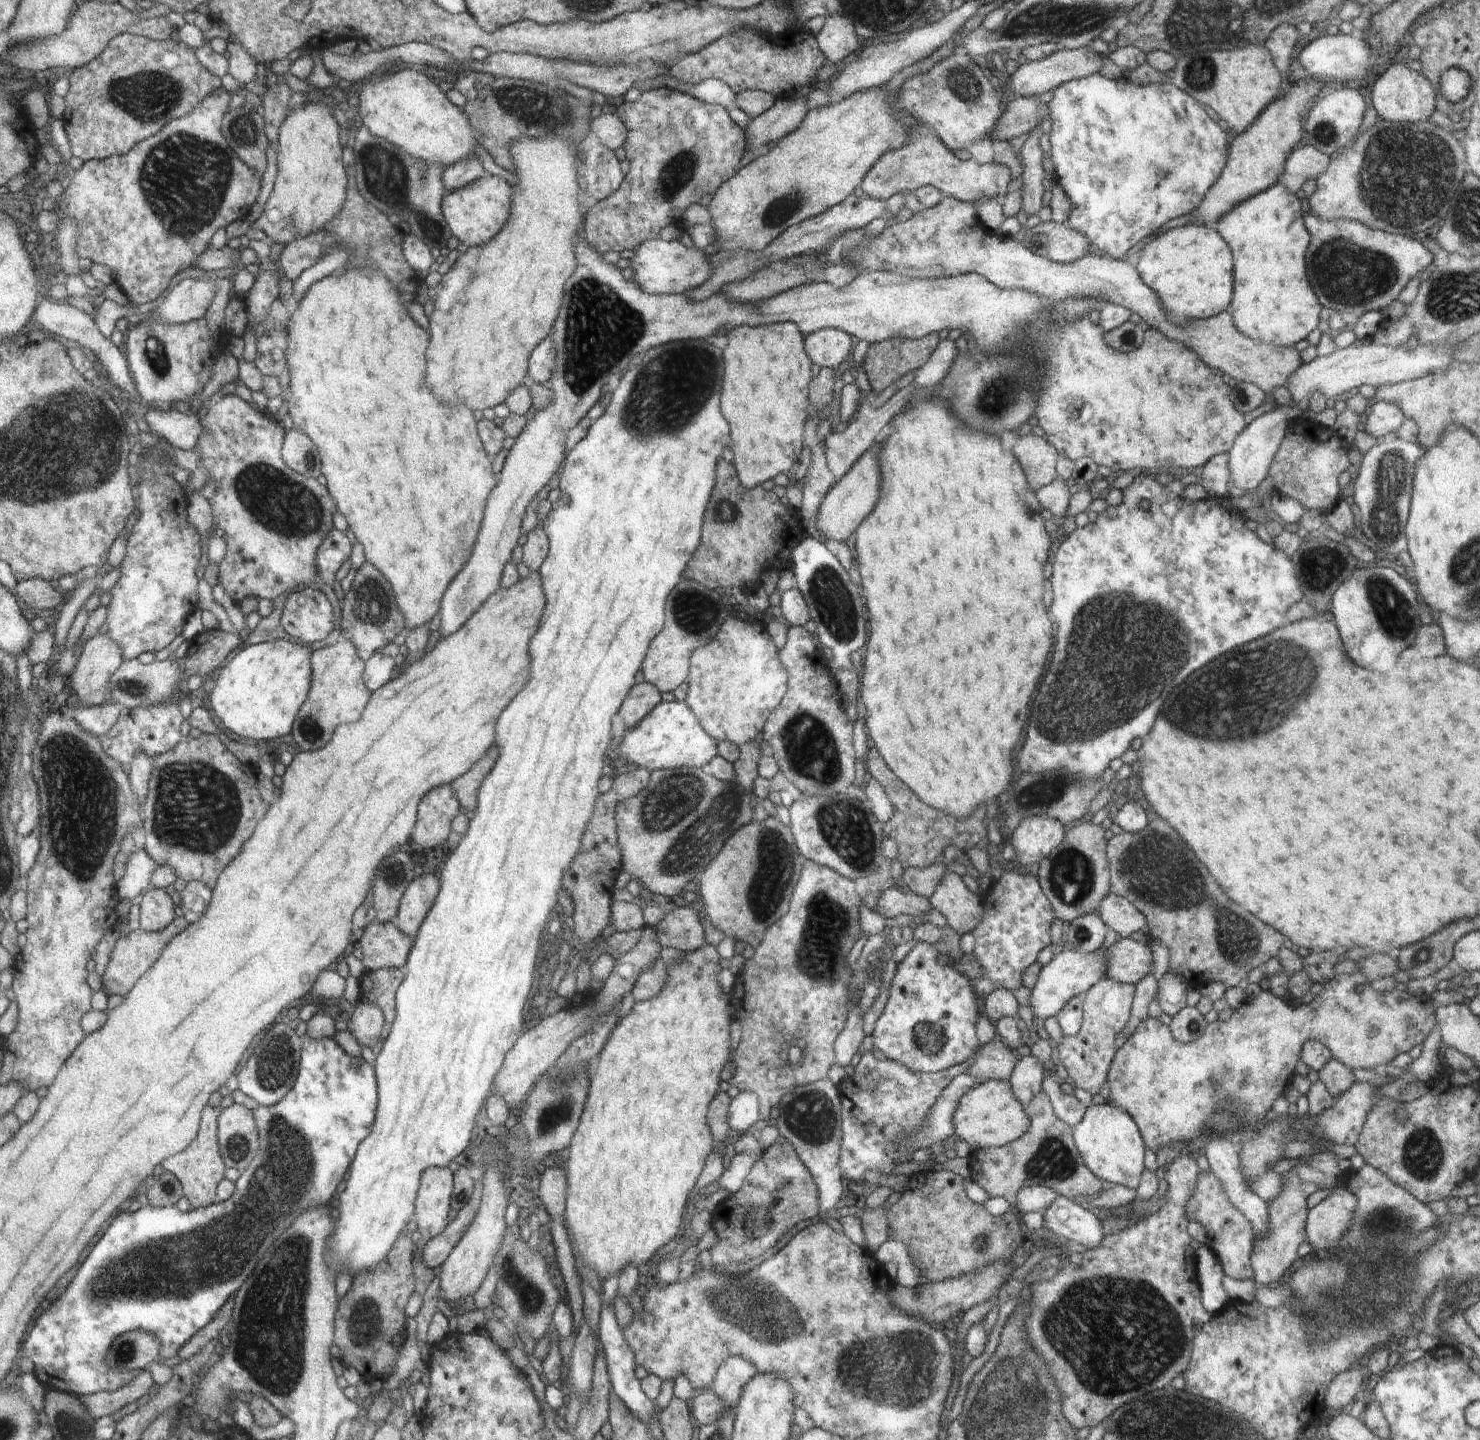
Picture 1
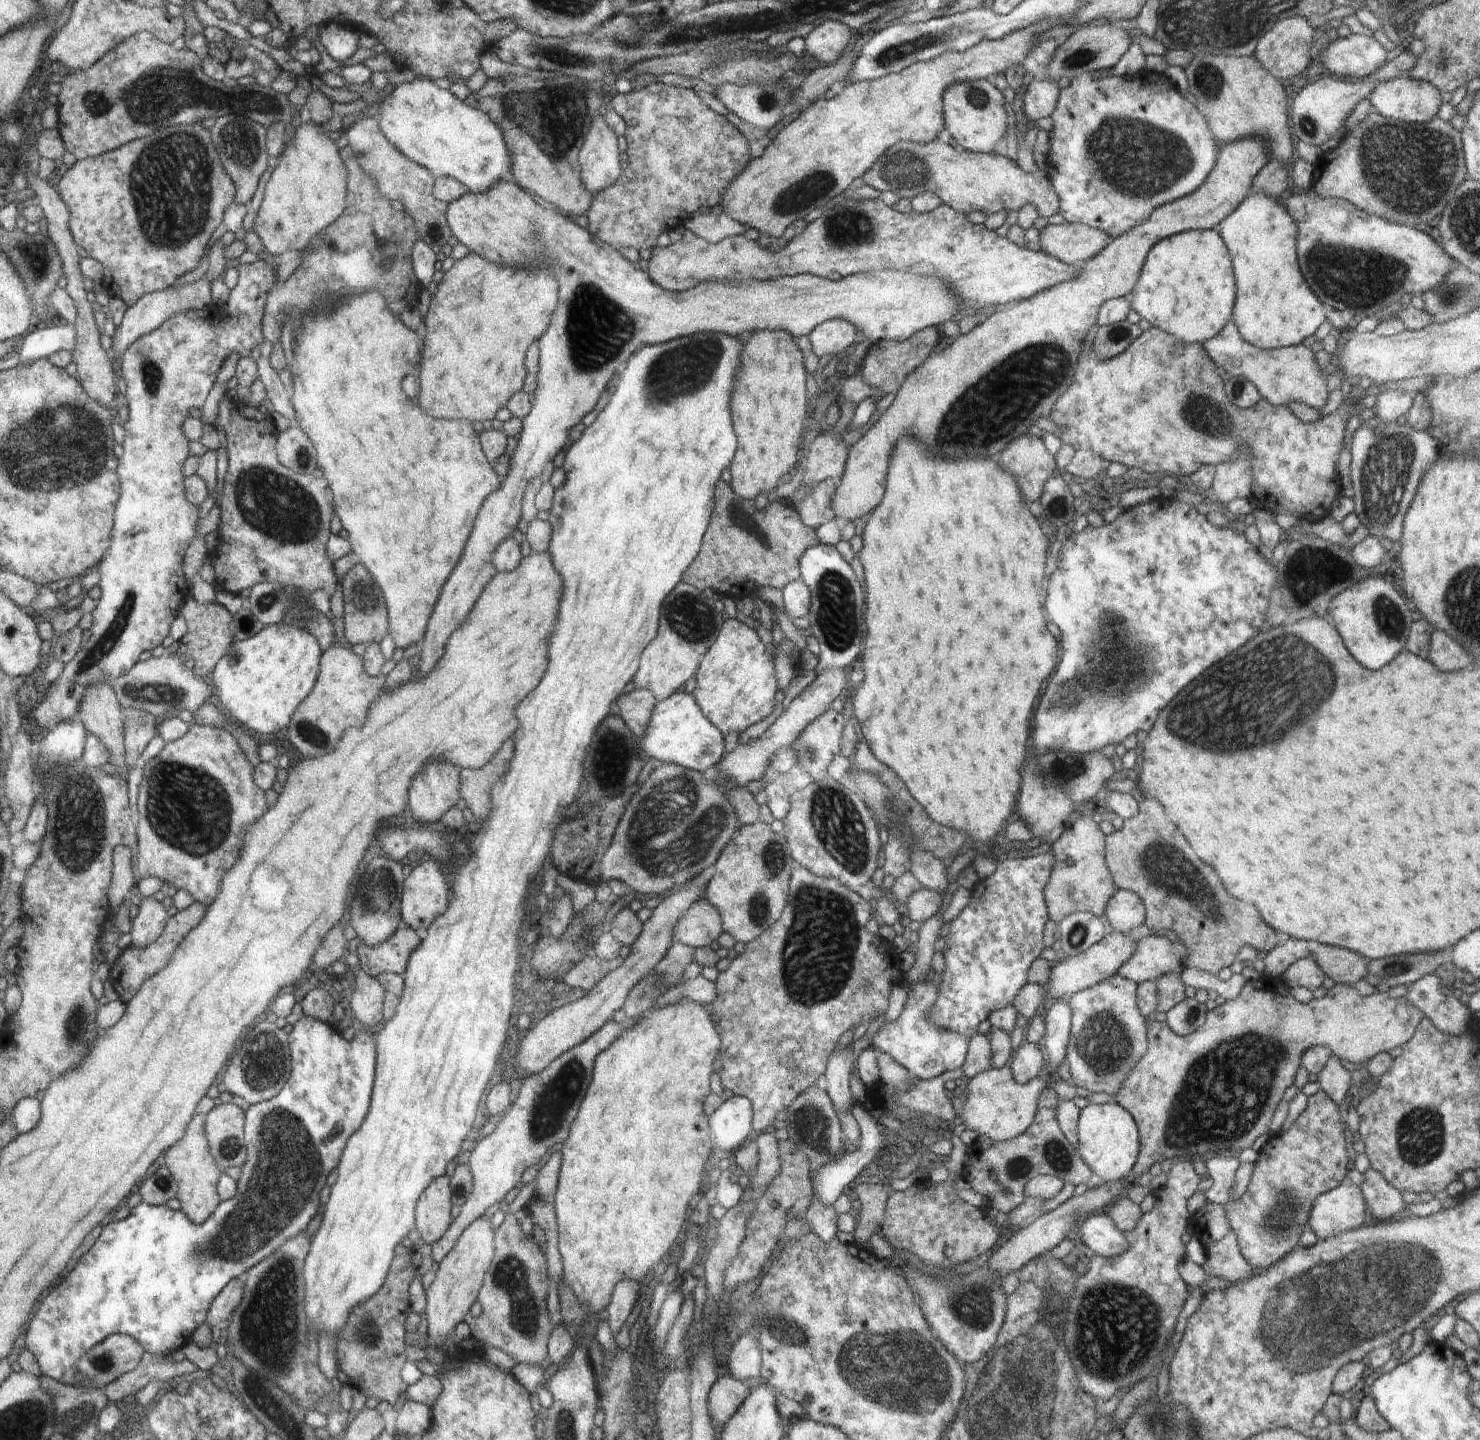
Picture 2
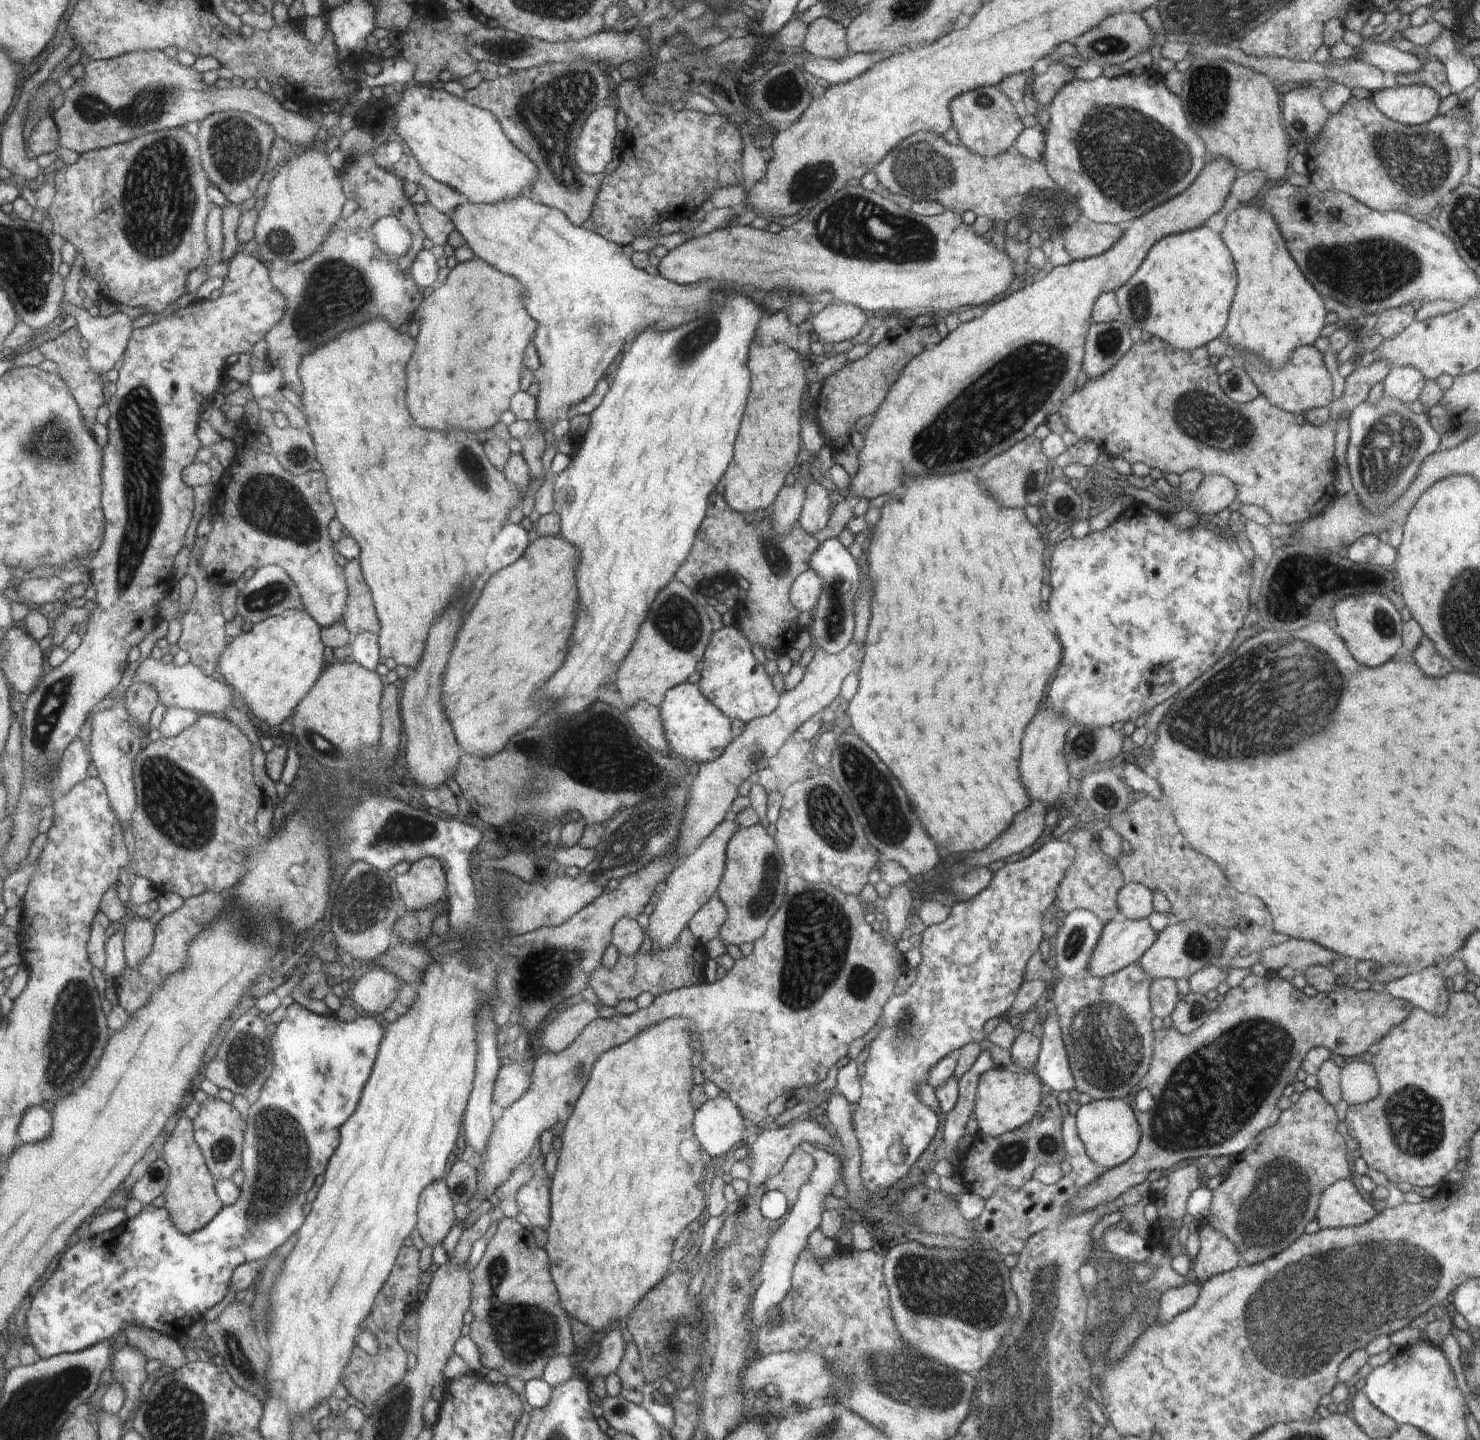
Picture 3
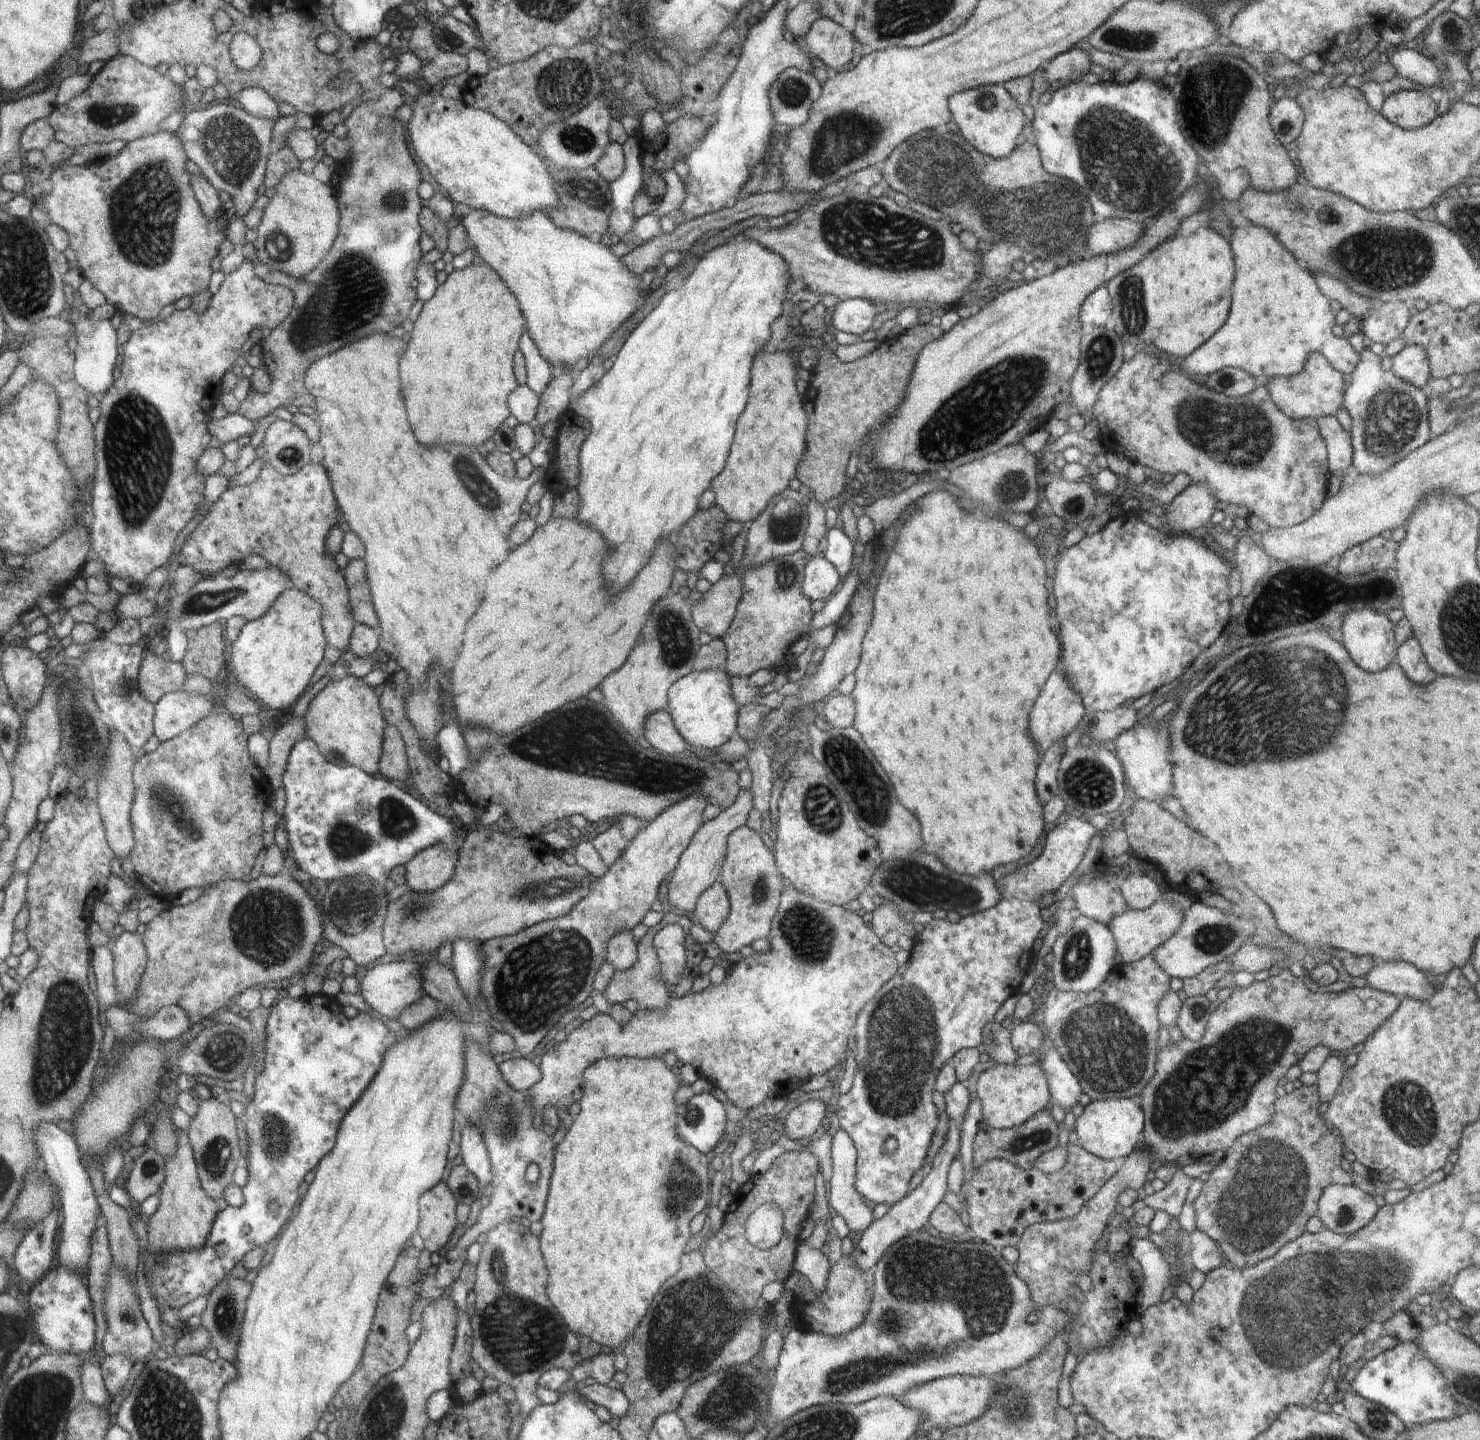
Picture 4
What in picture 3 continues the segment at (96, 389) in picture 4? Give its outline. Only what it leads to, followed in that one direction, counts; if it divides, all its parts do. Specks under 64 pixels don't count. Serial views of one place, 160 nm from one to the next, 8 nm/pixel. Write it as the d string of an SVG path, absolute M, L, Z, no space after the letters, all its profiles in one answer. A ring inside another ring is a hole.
M68 300L64 301L63 306L70 308L70 313L78 319L79 329L90 343L88 350L92 366L103 376L112 368L116 369L129 349L135 320L121 312L94 318L88 309L73 307Z

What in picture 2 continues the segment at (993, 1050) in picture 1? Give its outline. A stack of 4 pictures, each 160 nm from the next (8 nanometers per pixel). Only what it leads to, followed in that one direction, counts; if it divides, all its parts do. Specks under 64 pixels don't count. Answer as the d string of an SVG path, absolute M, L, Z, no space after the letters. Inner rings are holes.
M976 1032L969 1038L968 1056L963 1065L963 1081L971 1079L982 1071L995 1067L988 1035Z

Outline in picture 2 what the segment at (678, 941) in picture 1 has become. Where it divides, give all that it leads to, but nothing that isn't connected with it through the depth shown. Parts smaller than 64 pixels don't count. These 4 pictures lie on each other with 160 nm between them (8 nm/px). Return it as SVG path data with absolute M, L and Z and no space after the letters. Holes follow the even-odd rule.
M700 898L682 916L674 934L674 941L692 948L710 946L723 933L719 910L706 899Z

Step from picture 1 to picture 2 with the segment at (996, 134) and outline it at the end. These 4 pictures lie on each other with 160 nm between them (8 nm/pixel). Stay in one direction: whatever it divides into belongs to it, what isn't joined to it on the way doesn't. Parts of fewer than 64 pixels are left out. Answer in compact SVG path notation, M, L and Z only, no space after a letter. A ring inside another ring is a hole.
M1040 76L1026 87L1023 96L1023 111L1031 125L1037 125L1040 118L1052 116L1058 102L1059 90L1056 82Z

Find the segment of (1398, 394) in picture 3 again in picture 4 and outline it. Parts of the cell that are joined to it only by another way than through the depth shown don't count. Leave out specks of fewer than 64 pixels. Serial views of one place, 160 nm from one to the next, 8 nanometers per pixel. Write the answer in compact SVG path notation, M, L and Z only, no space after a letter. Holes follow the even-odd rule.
M1405 344L1392 358L1391 370L1404 382L1410 382L1420 389L1424 389L1431 378L1426 350L1418 344Z

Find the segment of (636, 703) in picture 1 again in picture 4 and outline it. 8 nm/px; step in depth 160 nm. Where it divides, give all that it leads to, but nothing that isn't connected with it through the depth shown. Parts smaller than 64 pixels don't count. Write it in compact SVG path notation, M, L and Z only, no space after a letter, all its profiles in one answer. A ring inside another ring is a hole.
M666 709L650 714L642 735L653 748L670 756L682 754L689 745L685 736L678 731L673 716Z

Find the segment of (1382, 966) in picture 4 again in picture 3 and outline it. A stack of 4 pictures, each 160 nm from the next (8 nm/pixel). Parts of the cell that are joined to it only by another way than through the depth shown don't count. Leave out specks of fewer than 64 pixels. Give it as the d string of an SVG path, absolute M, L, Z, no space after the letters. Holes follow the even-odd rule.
M1436 964L1412 970L1402 978L1390 981L1385 990L1393 997L1407 1000L1431 1015L1443 1015L1449 1003L1450 992L1446 989L1442 969Z

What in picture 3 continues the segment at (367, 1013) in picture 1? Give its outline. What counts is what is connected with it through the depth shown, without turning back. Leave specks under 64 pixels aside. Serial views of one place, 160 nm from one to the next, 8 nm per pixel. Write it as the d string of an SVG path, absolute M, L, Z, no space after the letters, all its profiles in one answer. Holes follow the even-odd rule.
M368 966L363 976L355 980L352 992L354 1006L362 1008L370 1014L383 1014L383 1012L394 1002L400 985L404 983L401 978L394 976L391 972Z

